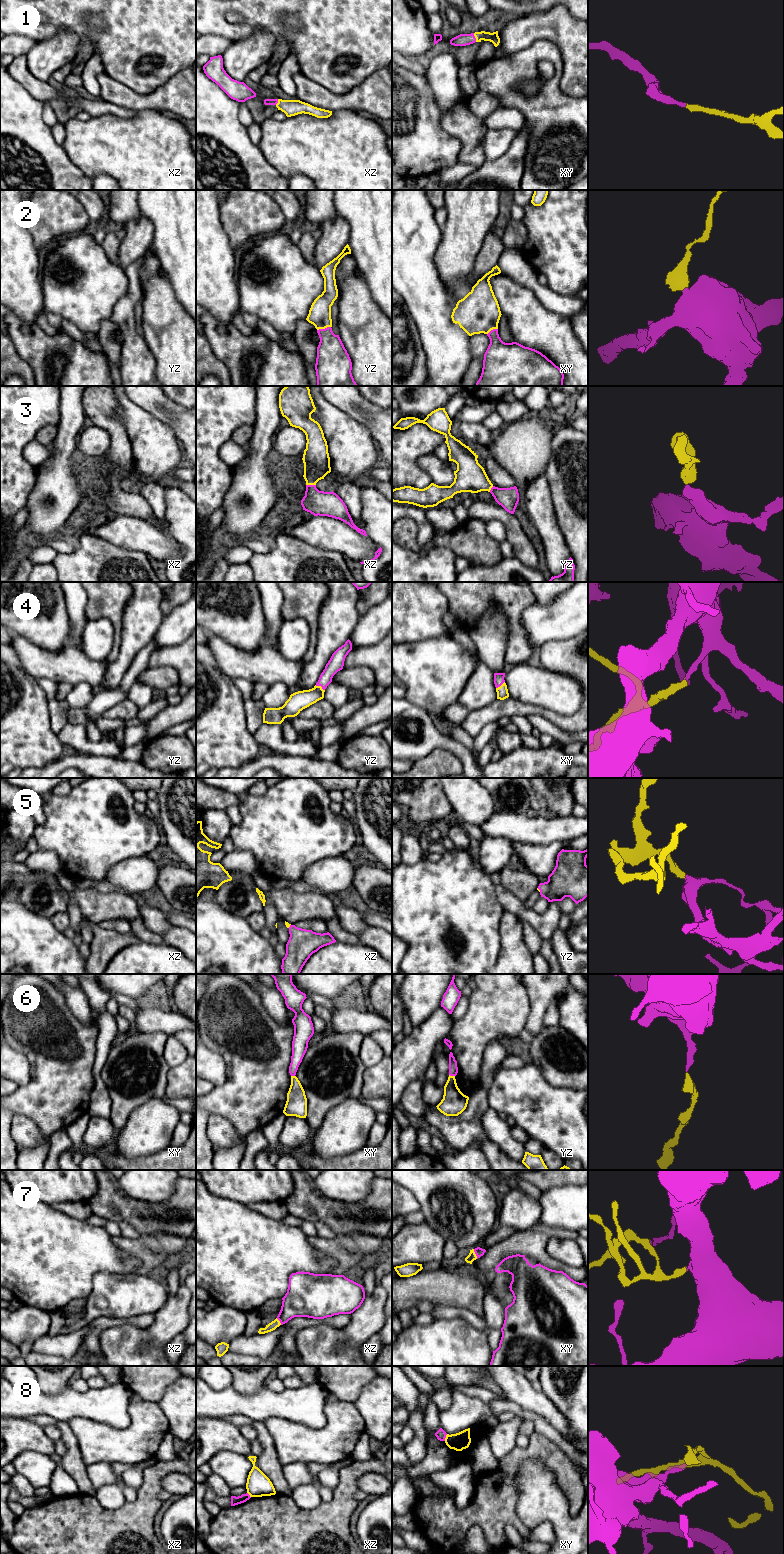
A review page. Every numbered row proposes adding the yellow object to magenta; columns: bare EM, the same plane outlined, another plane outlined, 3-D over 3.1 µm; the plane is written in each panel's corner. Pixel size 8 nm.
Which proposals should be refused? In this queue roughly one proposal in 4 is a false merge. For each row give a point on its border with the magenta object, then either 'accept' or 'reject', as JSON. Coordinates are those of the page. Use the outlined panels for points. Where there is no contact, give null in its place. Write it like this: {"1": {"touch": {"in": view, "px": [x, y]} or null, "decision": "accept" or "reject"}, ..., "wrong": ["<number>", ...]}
{"1": {"touch": {"in": "xy", "px": [474, 37]}, "decision": "accept"}, "2": {"touch": {"in": "yz", "px": [323, 329]}, "decision": "accept"}, "3": {"touch": {"in": "xz", "px": [311, 485]}, "decision": "accept"}, "4": {"touch": {"in": "yz", "px": [320, 685]}, "decision": "accept"}, "5": {"touch": {"in": "yz", "px": [539, 889]}, "decision": "accept"}, "6": {"touch": {"in": "yz", "px": [452, 1075]}, "decision": "accept"}, "7": {"touch": {"in": "xy", "px": [475, 1253]}, "decision": "accept"}, "8": {"touch": {"in": "xy", "px": [445, 1437]}, "decision": "reject"}, "wrong": ["8"]}

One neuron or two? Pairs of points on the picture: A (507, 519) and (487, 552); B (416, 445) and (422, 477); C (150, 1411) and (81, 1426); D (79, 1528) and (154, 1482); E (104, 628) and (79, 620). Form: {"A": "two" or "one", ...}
{"A": "two", "B": "one", "C": "one", "D": "one", "E": "two"}

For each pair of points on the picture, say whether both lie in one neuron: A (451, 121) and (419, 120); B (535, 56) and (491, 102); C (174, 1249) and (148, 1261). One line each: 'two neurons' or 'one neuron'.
A: two neurons
B: two neurons
C: two neurons

